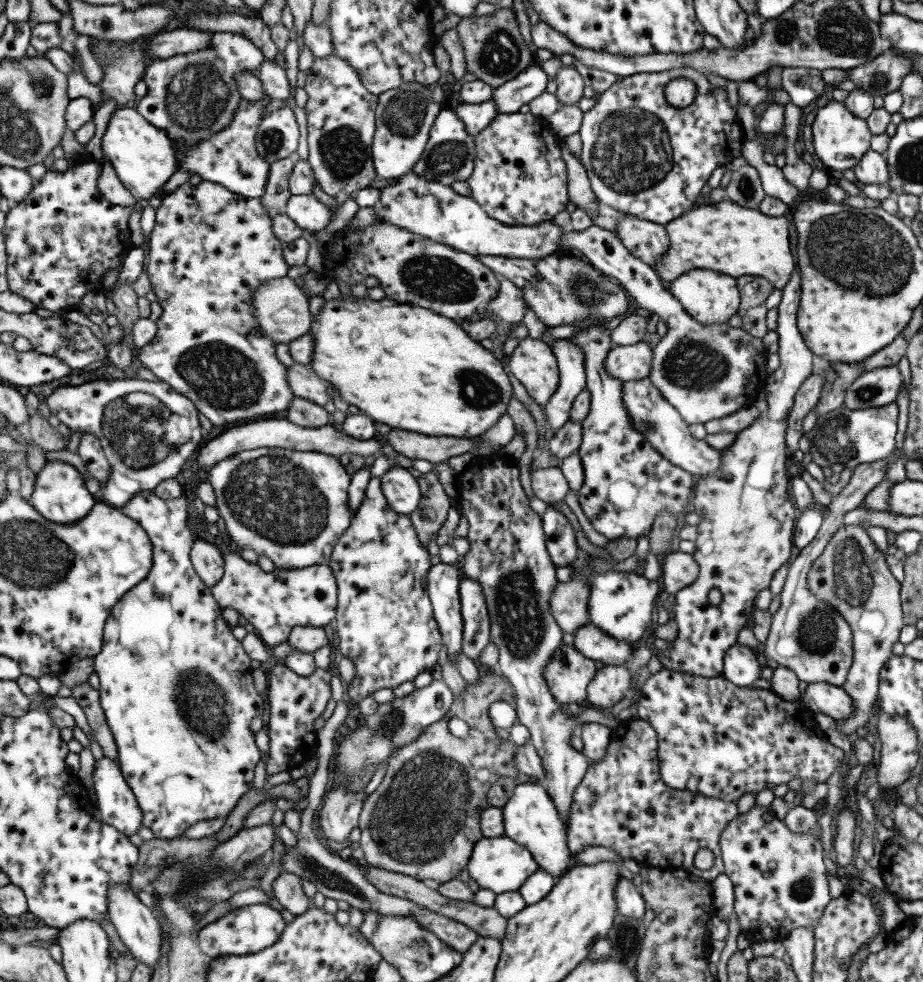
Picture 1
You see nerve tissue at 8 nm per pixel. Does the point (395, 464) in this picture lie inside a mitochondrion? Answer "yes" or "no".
no

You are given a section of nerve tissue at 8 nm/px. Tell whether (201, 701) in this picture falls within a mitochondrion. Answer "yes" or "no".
yes

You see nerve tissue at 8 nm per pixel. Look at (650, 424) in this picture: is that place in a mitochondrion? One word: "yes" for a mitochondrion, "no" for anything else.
yes

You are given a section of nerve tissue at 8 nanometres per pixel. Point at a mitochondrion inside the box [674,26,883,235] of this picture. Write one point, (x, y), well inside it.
(745, 186)

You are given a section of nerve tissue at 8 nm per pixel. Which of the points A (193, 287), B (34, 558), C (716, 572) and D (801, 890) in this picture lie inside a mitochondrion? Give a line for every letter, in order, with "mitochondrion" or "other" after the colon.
A: other
B: mitochondrion
C: other
D: mitochondrion

